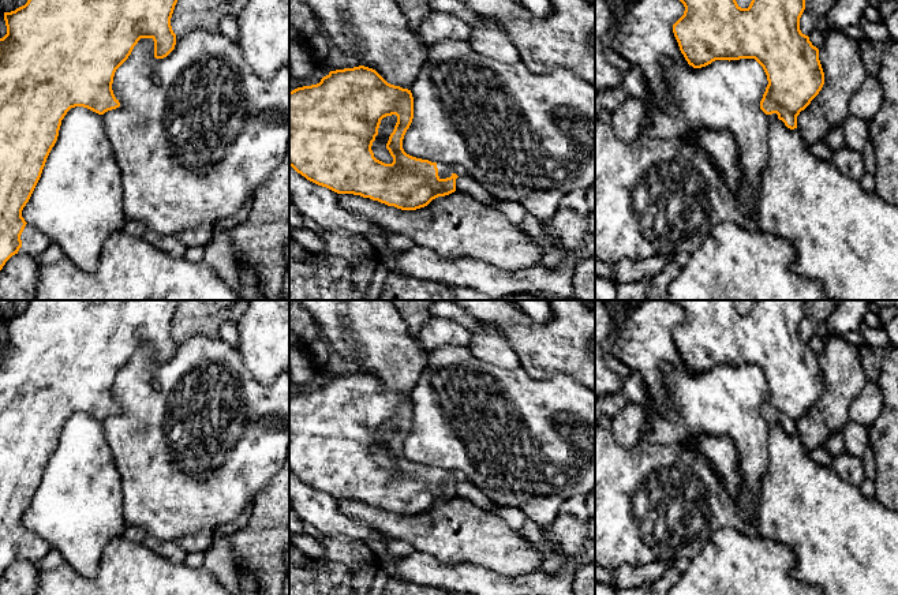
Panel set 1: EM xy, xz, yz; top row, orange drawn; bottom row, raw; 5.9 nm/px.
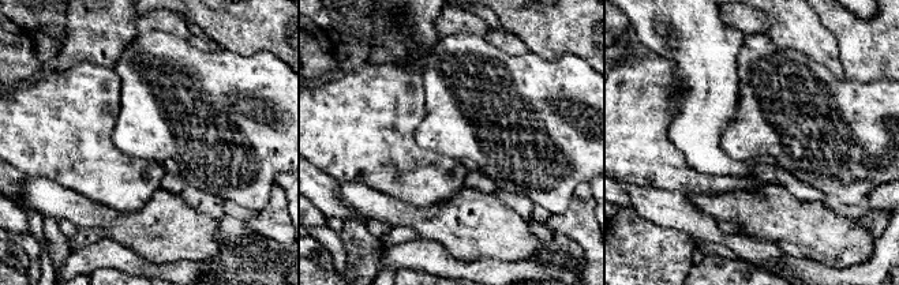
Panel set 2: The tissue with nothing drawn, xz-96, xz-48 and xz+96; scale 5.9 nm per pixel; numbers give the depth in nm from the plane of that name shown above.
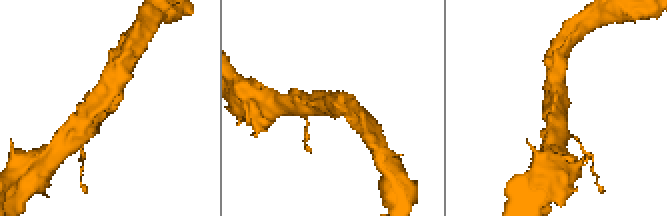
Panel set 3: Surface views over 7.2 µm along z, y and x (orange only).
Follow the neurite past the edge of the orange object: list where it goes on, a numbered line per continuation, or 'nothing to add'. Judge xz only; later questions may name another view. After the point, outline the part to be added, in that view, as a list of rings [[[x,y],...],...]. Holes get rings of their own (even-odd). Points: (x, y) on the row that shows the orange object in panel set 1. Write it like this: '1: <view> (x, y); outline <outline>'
1: xz (444, 171); outline [[[437,162],[437,168],[438,168],[438,176],[439,176],[439,179],[450,177],[452,173],[453,173],[452,166],[445,165],[442,162]]]

